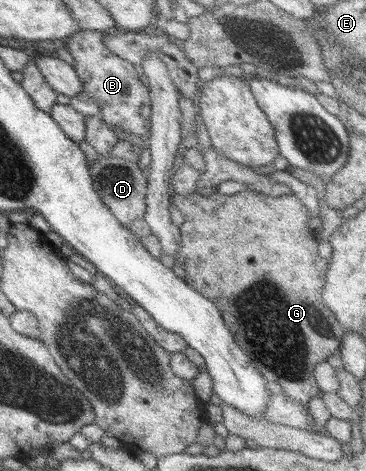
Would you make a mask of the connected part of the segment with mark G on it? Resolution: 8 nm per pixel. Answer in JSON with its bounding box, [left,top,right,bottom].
[172,191,345,409]

